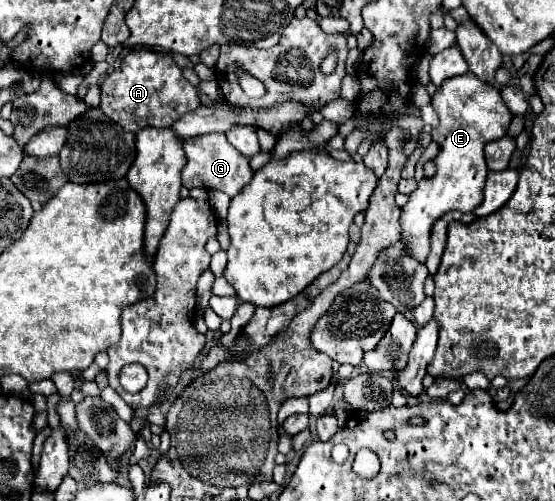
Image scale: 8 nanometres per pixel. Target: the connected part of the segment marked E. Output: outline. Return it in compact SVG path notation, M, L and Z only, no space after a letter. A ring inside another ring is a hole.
M471 73L447 79L447 83L443 83L443 87L433 95L431 105L441 119L439 127L431 131L433 141L439 145L439 155L435 157L437 173L433 179L419 181L401 213L401 241L405 243L407 255L415 257L417 263L427 261L431 229L439 217L447 211L473 213L483 201L483 183L489 171L483 159L483 147L489 141L507 135L507 127L513 117L511 111L507 111L499 89L489 83L479 83Z

